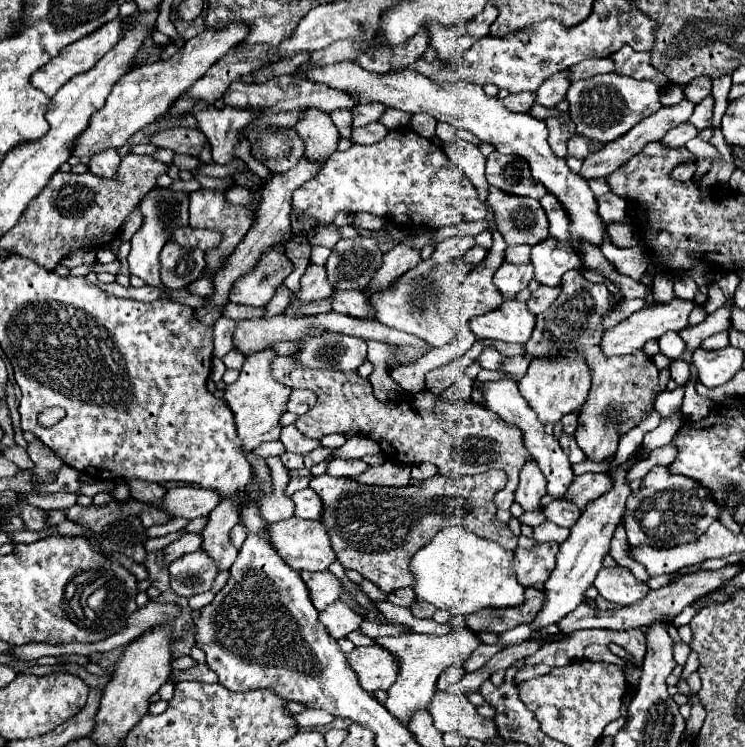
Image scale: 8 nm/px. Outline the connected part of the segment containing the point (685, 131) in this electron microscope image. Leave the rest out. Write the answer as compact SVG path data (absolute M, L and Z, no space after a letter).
M682 123L682 125L670 129L660 143L662 145L668 145L670 149L678 149L678 147L684 147L686 141L690 141L696 135L698 135L698 131L690 123Z

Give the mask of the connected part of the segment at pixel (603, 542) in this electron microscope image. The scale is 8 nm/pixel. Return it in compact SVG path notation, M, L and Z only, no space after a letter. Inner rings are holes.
M614 469L610 475L614 479L614 487L606 495L588 503L586 511L580 515L574 529L570 529L570 537L560 545L560 553L558 553L558 559L556 559L556 569L550 573L548 581L544 583L546 601L544 601L542 609L538 611L534 621L516 625L516 629L510 629L510 631L498 635L500 637L498 643L506 645L506 647L508 645L518 645L518 643L526 641L528 637L532 637L538 629L544 629L544 627L564 619L570 611L574 611L584 601L584 591L588 589L588 585L592 585L596 573L602 567L604 555L610 551L610 539L614 535L616 525L620 523L620 519L624 515L626 497L630 495L630 487L624 479L626 471L624 469Z

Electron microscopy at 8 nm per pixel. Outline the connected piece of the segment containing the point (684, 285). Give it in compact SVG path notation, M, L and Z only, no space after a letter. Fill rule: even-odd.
M680 275L674 281L674 293L682 299L692 299L696 295L696 289L698 289L698 285L694 283L694 279L690 275Z

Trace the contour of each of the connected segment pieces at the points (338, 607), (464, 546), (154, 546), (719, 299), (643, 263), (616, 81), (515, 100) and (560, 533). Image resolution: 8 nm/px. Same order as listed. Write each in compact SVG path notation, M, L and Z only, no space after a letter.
M334 601L332 605L328 605L326 611L320 613L320 621L324 623L324 627L328 629L328 633L334 639L342 639L348 633L356 631L362 623L362 615L356 613L354 607L350 607L346 601Z
M462 527L442 529L428 545L416 551L410 561L410 571L418 599L458 617L466 617L484 607L514 607L524 601L524 587L514 575L512 551Z
M182 531L169 533L166 536L158 538L149 538L145 543L146 551L157 551L158 549L164 549L170 543L178 540L178 537L182 537Z
M716 283L708 285L708 303L706 303L707 314L713 313L717 308L722 307L726 302L726 297L722 289Z
M604 239L600 249L616 265L616 269L620 273L632 277L634 281L640 281L642 275L646 273L648 255L646 255L644 249L640 249L640 247L619 248L616 245L612 245L610 239Z
M618 73L594 75L588 79L574 81L566 95L570 103L570 119L576 123L576 131L584 133L600 143L614 141L632 129L640 119L656 113L660 103L660 91L652 81L636 81Z
M518 93L518 95L508 95L506 99L502 99L502 105L510 111L528 111L530 105L534 103L534 93Z
M546 521L538 527L534 527L534 541L542 543L542 541L556 541L556 543L562 543L566 537L568 537L568 529L562 529L562 527L556 527L554 523Z

